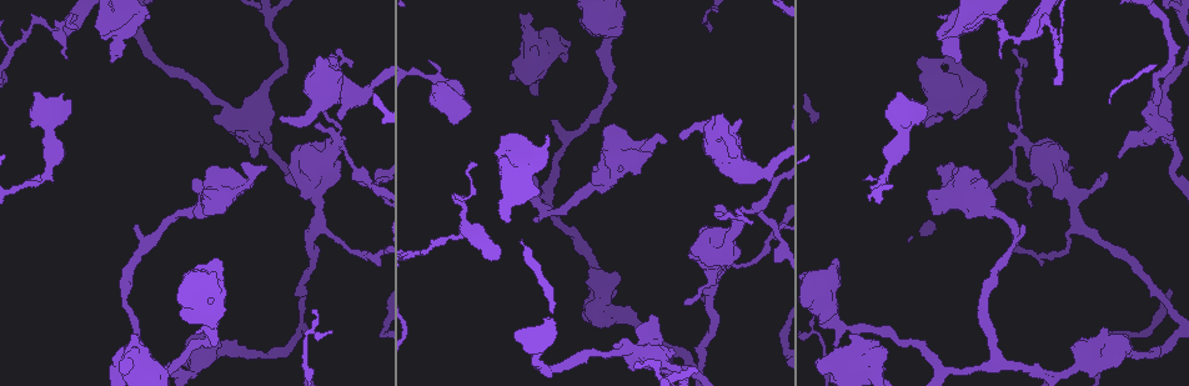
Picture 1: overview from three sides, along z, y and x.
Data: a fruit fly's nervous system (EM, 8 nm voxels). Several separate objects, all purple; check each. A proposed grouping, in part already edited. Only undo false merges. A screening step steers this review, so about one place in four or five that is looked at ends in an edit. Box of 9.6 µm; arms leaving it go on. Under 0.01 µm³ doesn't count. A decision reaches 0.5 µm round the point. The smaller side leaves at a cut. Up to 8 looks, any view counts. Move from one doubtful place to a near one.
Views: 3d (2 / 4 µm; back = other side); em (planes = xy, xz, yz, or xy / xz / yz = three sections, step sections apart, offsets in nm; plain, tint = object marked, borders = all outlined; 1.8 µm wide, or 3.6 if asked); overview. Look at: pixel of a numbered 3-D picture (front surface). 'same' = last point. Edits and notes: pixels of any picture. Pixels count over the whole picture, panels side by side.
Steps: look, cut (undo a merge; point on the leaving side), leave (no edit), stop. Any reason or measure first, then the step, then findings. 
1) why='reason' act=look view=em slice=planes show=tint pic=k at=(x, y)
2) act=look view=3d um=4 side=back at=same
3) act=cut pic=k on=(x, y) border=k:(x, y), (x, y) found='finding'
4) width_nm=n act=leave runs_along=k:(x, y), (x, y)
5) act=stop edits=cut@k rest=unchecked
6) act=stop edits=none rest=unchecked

why='sudden change in width' act=look view=3d um=4 side=back pic=1 at=(141, 365)

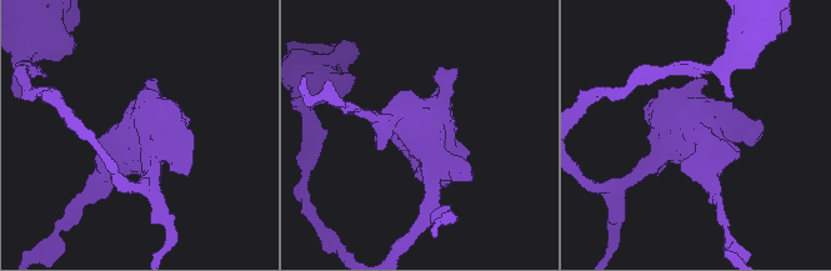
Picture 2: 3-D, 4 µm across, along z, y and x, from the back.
act=look view=em um=3.6 slice=planes show=tint pic=2 at=(691, 127)

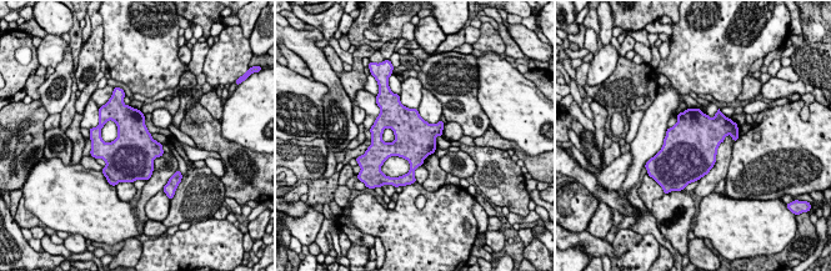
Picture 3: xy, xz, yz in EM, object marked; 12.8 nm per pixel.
act=leave found='all the same neuron'

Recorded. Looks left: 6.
why='three arms meet' act=look view=3d um=4 pic=1 at=(833, 322)

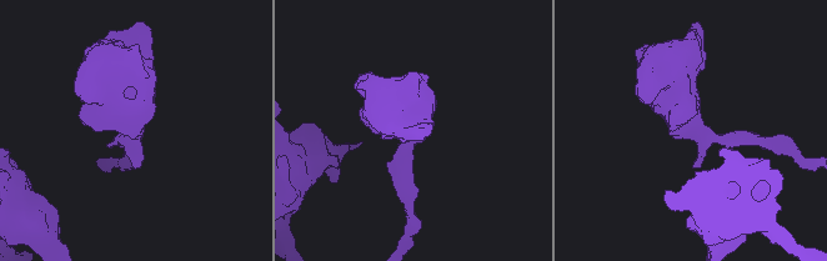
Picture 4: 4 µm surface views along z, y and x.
act=look view=em um=3.6 slice=planes show=tint pic=4 at=(695, 131)

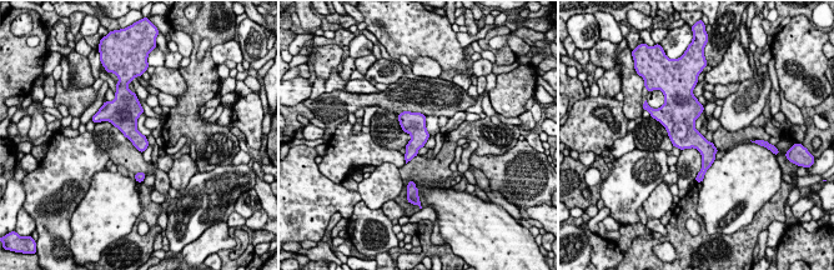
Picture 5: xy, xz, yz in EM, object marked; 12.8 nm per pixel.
act=leave found='all the same neuron'

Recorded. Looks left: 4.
why='closes a loop' act=look view=em slice=planes show=tint pic=1 at=(523, 160)

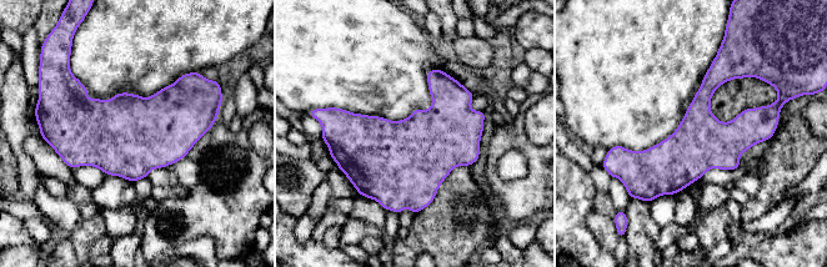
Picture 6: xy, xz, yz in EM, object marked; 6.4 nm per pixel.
width_nm=360 act=leave runs_along=6:(770, 131), (682, 159), (621, 151) found='all the same neuron'

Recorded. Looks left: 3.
act=stop edits=none rest=unchecked

